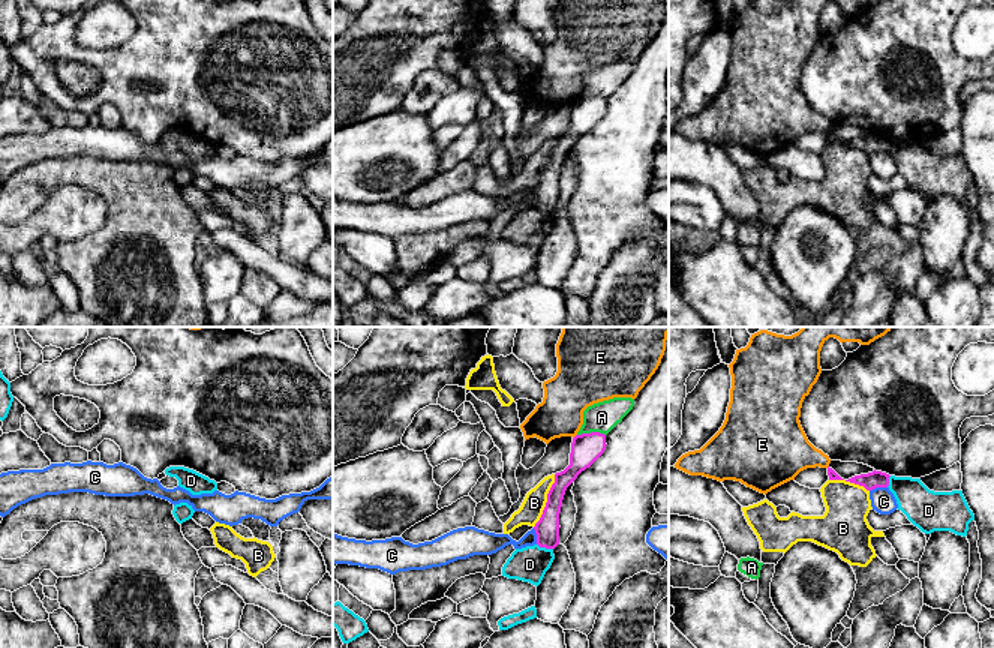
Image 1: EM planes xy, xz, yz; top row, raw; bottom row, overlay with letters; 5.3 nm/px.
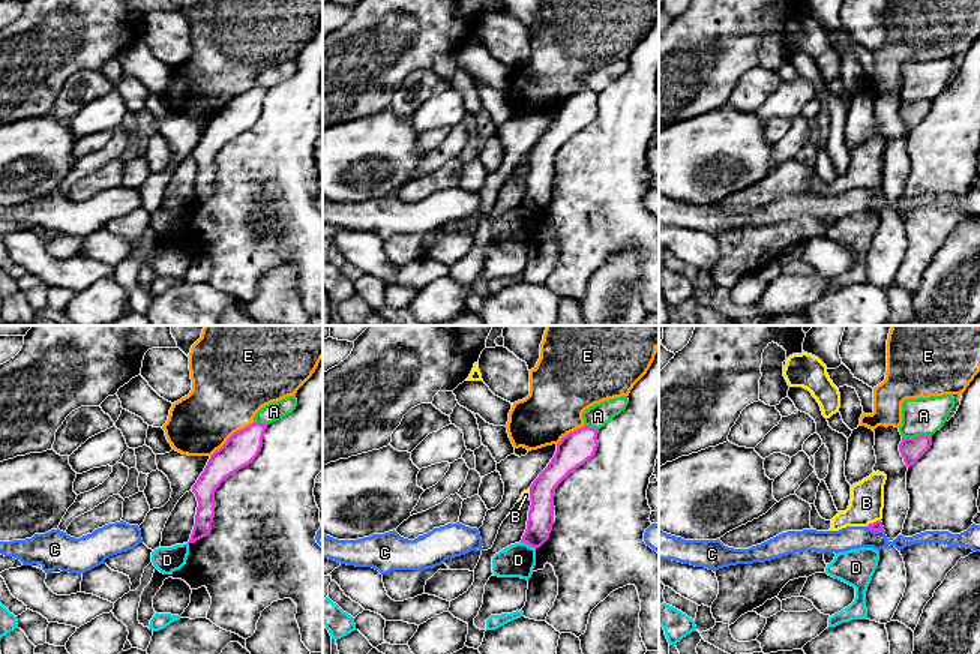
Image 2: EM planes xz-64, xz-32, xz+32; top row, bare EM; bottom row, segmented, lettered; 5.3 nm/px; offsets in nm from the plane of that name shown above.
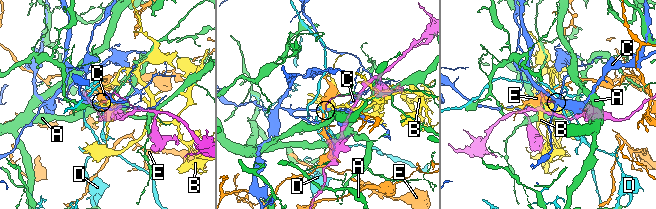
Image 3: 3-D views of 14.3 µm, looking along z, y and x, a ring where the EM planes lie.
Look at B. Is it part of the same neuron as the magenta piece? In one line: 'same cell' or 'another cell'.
another cell

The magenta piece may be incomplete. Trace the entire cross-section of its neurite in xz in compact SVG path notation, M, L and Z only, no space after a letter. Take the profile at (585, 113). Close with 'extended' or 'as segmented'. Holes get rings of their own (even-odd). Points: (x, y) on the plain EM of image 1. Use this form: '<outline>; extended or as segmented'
M600 96L576 99L571 106L570 129L555 138L547 166L534 194L537 208L555 213L559 208L559 177L567 152L589 132L606 114L606 99Z; as segmented

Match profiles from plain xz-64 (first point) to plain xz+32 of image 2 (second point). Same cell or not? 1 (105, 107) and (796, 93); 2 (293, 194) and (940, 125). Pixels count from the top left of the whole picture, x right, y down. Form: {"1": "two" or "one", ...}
{"1": "one", "2": "one"}

